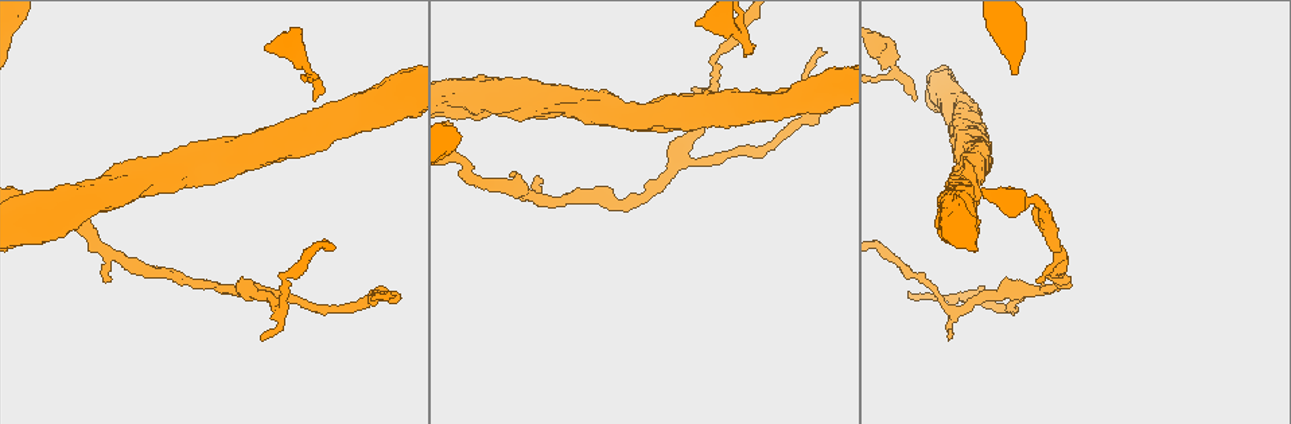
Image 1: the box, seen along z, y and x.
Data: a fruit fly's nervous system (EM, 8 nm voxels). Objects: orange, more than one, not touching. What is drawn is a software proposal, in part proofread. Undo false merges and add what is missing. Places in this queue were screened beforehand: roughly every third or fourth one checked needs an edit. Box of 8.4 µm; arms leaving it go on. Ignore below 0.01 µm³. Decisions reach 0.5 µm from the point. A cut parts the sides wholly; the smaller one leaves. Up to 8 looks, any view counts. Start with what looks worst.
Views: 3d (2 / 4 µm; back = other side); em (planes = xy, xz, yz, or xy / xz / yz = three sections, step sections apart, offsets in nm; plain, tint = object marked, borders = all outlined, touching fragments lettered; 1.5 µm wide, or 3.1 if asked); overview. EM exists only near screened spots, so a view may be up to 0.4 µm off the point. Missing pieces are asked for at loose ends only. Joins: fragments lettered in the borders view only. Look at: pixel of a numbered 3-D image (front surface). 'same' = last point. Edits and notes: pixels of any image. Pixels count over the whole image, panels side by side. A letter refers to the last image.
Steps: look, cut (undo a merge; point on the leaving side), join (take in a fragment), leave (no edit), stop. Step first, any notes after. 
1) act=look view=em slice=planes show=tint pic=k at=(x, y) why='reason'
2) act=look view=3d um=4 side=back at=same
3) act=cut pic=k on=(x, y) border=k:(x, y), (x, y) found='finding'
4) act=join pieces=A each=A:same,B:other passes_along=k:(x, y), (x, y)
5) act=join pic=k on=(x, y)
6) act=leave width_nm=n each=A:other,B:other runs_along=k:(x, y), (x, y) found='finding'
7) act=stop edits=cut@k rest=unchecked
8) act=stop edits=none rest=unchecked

act=look view=em slice=planes show=borders pic=1 at=(743, 56) why='free end'

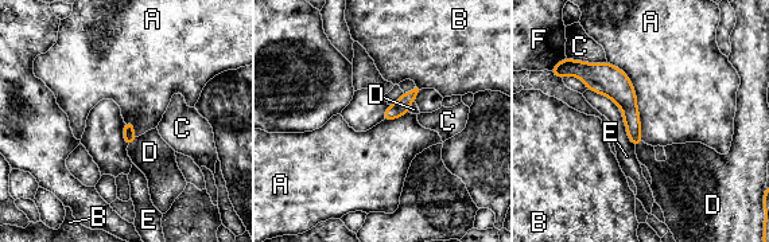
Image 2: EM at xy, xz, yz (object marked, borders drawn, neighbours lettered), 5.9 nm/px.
act=join pieces=D each=A:other,B:other,C:other,D:same,E:other,F:other passes_along=2:(128, 133), (132, 143), (150, 152) found='the neuron continues'

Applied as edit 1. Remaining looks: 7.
act=look view=overview why='redraw'

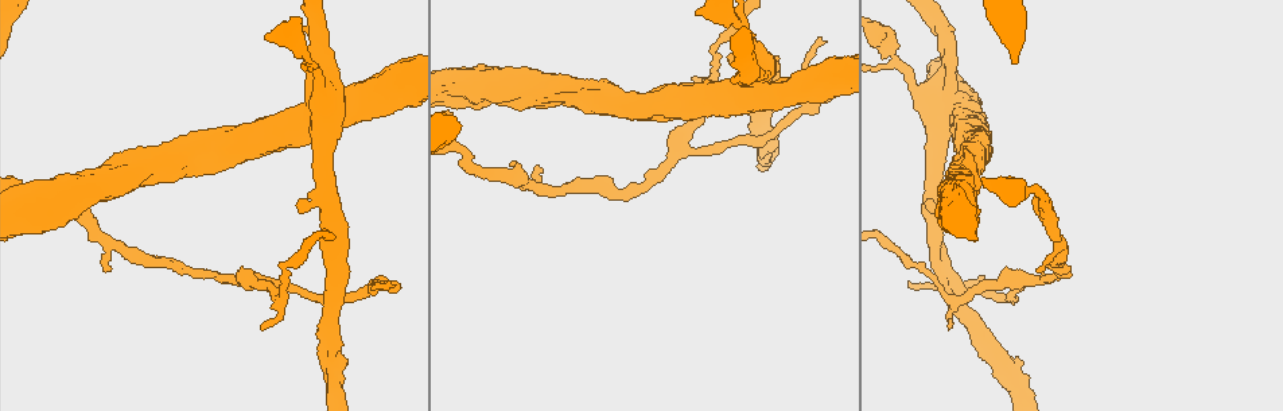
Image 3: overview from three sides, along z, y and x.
act=look view=em slice=planes show=borders pic=3 at=(537, 165) why='free end'

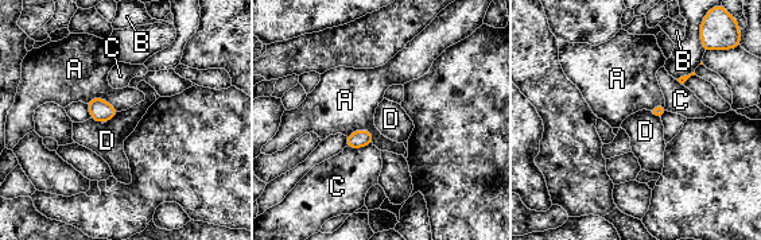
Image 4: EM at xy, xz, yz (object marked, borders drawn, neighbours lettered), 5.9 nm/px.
act=leave each=A:other,B:other,C:other,D:other border=4:(119, 112), (107, 122) found='none of them fits'

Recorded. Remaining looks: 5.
act=look view=3d um=2 pic=3 at=(390, 280) why='thin end'

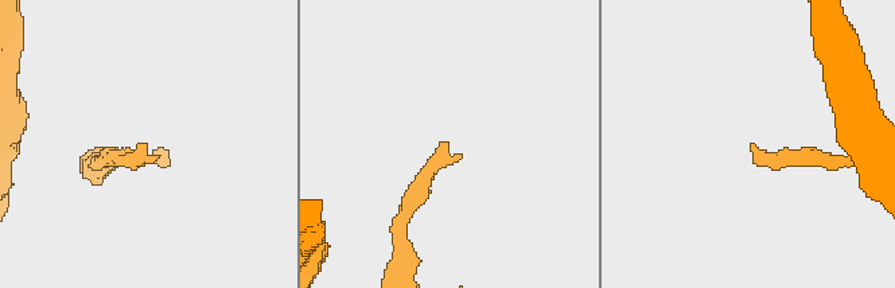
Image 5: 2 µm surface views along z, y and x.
act=look view=em slice=planes show=borders pic=5 at=(441, 141)

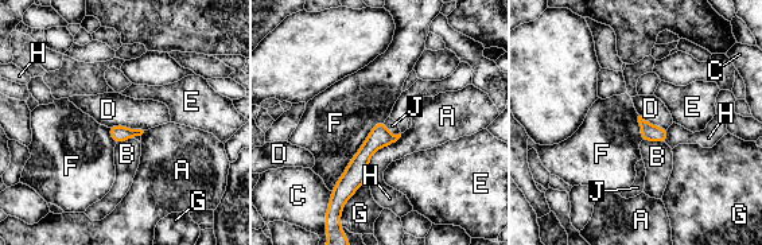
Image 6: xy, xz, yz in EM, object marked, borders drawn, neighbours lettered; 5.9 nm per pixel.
act=leave each=A:other,B:other,C:other,D:other,E:other,F:other,G:other,H:other,J:other border=6:(384, 120), (374, 125), (331, 191) found='no lettered fragment goes on from it'

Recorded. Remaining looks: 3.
act=stop edits=join@2 rest=unchecked

